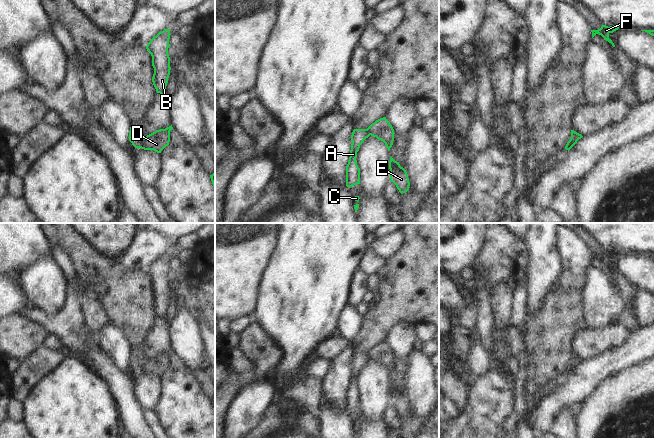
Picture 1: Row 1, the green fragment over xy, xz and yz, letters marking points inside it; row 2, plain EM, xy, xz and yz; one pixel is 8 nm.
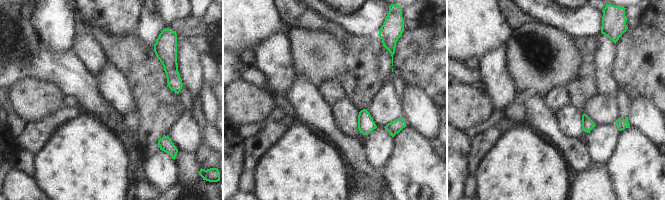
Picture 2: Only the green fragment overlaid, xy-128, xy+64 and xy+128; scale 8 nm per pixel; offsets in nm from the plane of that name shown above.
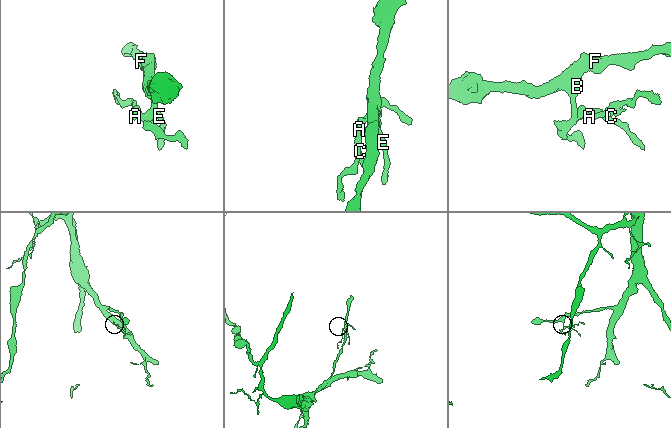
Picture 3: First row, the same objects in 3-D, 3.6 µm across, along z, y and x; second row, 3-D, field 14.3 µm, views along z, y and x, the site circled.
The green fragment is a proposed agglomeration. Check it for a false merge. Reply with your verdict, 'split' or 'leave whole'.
split

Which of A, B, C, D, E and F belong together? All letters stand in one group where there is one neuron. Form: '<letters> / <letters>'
A C / B D E F

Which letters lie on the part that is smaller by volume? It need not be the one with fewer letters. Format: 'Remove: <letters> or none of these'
Remove: A, C

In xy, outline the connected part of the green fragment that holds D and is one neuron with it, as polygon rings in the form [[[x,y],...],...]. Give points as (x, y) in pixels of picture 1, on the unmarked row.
[[[171,349],[165,353],[156,354],[155,356],[145,360],[143,362],[140,372],[161,377],[161,375],[169,369],[170,355],[172,353],[173,351]]]

